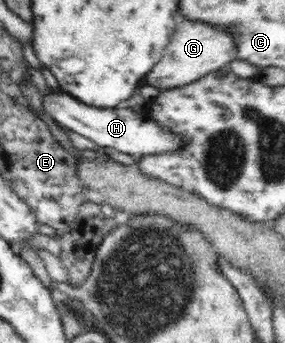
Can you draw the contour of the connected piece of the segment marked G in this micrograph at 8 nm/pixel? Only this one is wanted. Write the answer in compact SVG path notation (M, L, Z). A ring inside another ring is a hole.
M179 19L165 49L165 54L150 71L145 73L144 80L146 84L161 90L182 87L202 79L206 74L229 66L236 59L238 59L237 47L227 27Z

